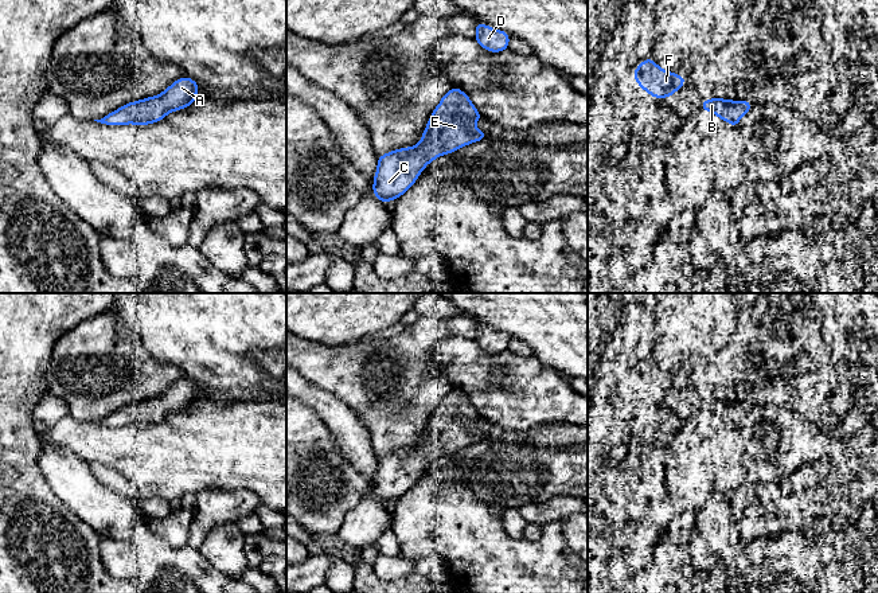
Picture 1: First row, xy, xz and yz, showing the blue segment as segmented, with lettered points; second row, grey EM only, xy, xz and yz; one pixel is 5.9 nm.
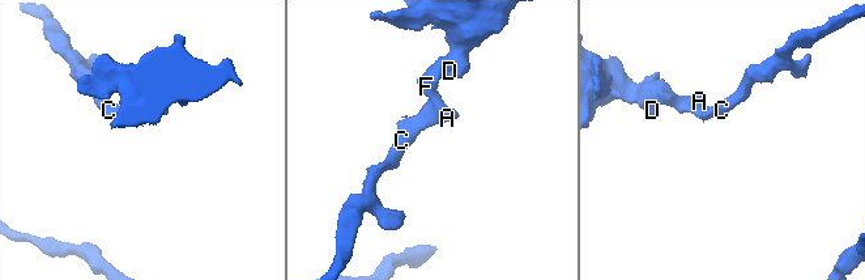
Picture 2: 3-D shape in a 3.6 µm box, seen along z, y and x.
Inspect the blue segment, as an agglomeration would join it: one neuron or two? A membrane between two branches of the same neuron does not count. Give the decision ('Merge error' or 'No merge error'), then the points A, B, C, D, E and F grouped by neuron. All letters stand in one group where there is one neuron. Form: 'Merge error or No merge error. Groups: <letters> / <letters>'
No merge error. Groups: A B C D E F

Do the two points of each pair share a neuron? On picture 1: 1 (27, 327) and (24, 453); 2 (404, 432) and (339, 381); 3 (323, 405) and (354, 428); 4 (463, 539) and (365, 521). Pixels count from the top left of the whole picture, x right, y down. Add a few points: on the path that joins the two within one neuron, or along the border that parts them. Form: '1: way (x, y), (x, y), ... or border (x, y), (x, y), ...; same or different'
1: way (19, 358), (19, 422); same
2: way (387, 416), (379, 408), (370, 408), (355, 393); same
3: way (331, 410), (346, 425); same
4: border (390, 514), (391, 527); different

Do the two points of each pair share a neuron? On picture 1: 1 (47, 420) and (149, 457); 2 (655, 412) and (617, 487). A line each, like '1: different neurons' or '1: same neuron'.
1: different neurons
2: same neuron

